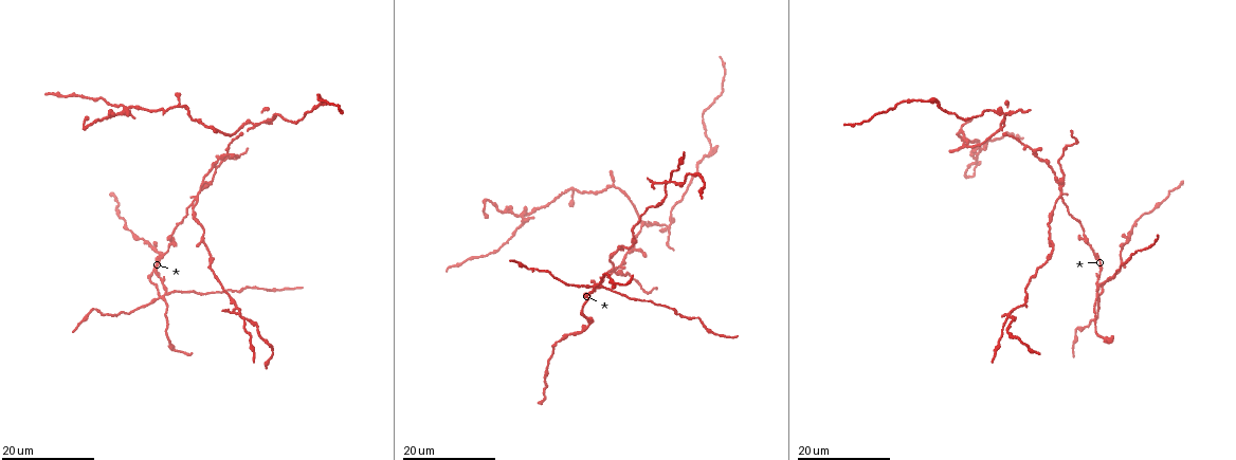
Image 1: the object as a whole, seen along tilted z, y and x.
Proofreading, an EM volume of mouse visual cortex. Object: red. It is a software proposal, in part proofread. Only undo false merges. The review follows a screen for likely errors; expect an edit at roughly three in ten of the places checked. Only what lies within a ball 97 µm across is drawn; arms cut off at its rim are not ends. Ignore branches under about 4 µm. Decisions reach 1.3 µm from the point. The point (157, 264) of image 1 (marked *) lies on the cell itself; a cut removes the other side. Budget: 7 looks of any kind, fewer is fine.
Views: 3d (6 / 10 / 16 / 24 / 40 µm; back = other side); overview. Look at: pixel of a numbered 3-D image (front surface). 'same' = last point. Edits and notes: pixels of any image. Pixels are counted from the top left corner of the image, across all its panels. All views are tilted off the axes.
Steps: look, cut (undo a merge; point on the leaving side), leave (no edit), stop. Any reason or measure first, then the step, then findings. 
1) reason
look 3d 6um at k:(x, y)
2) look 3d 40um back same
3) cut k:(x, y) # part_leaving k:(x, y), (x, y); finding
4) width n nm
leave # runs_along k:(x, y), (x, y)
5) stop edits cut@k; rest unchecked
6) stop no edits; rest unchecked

look 3d 24um at 1:(1098, 291)

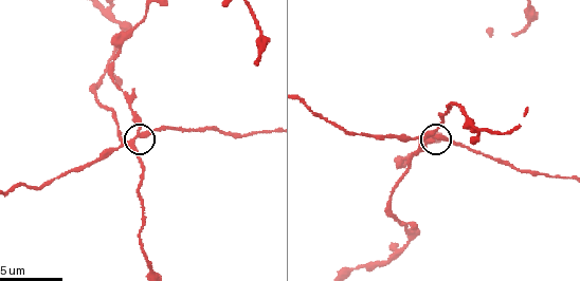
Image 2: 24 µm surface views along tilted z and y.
look 3d 10um at 2:(436, 138)

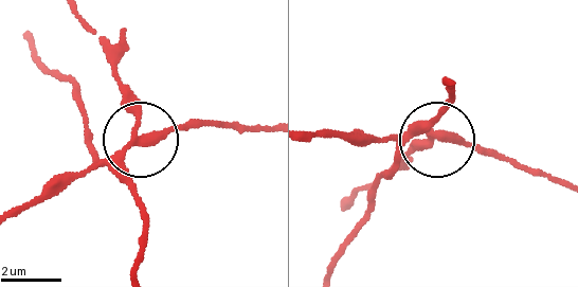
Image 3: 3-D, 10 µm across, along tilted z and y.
side_arm 36 um
cut 3:(161, 130) # part_leaving 3:(121, 153), (185, 127), (271, 128); two cells meet here

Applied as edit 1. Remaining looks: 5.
thin arm on a thick one
look 3d 10um at 2:(481, 130)

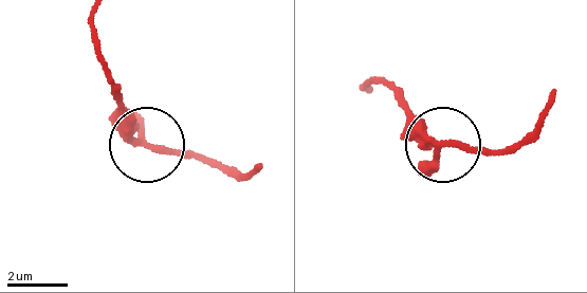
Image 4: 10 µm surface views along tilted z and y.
width 260 nm
leave # runs_along 4:(93, 16), (99, 62), (133, 131), (176, 153), (211, 160); all the same cell

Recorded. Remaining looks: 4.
looks like a crossing
look 3d 24um at 1:(1061, 193)

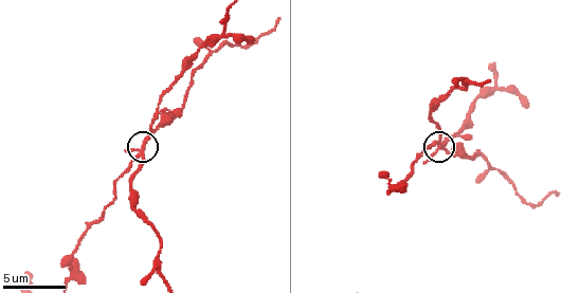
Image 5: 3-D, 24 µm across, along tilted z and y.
look 3d 6um at 5:(140, 154)

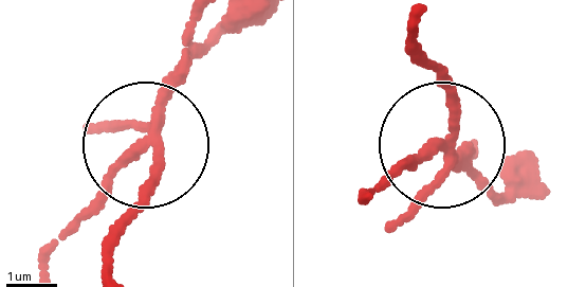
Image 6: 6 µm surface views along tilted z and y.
look 3d 6um back at 6:(448, 146)

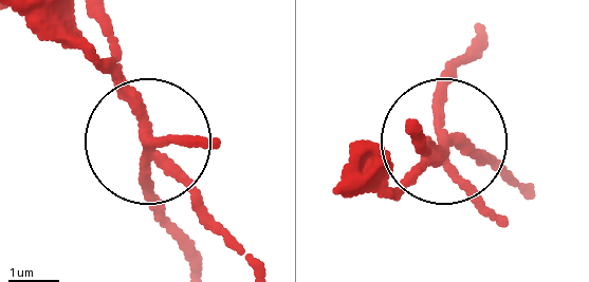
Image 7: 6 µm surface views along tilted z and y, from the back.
arms 4
cut 7:(141, 177) # part_leaving 7:(136, 120), (188, 266); a second cell is stuck on

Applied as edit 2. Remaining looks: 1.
stop edits cut@3, cut@7; rest unchecked

